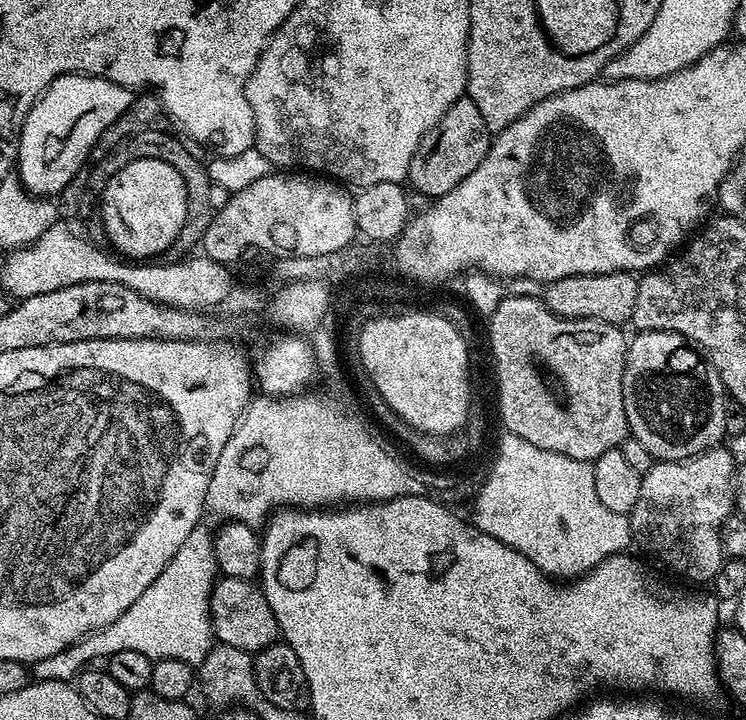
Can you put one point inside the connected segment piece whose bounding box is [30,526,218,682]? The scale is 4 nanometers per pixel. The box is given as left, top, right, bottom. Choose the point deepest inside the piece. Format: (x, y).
(172, 619)

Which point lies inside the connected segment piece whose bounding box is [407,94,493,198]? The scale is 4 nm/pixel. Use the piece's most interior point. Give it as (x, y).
(453, 148)

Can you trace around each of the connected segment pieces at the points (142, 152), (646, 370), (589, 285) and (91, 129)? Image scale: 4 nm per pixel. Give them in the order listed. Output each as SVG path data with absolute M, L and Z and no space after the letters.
M147 128L142 130L138 134L130 134L130 138L122 138L122 142L118 142L118 146L114 146L114 150L110 150L110 154L106 154L106 158L95 161L91 165L92 173L88 179L88 192L94 194L99 193L103 189L104 185L108 183L110 178L114 178L114 174L118 174L118 170L122 170L122 166L126 166L130 162L138 162L139 160L161 160L167 164L172 164L174 170L178 170L178 174L182 174L182 182L186 186L186 198L188 199L188 220L182 226L182 230L178 230L178 238L174 238L174 242L167 250L166 256L169 261L180 262L183 261L183 256L191 250L192 247L196 248L201 243L203 235L206 234L207 227L210 226L210 222L213 218L214 211L210 206L209 191L212 186L212 180L208 176L208 169L205 161L199 160L182 141L179 140L179 135L172 136L171 131L163 132L162 130L154 130L153 128Z
M637 331L636 337L628 340L628 353L624 359L624 377L622 378L622 398L626 406L626 418L628 419L628 431L631 435L638 438L638 442L642 442L642 446L646 446L646 450L650 450L650 454L657 461L661 460L688 460L691 456L697 456L699 452L705 452L707 448L715 448L725 439L724 434L724 402L726 393L724 391L724 383L720 381L718 370L714 370L714 366L709 364L707 359L695 347L690 346L690 341L682 334L674 334L673 332L642 332Z
M630 272L610 274L574 274L558 278L547 285L542 299L550 311L562 320L601 320L617 326L627 325L638 299L639 279Z
M73 74L58 77L36 99L22 126L18 177L25 191L36 197L59 197L70 178L89 163L92 147L102 130L114 126L114 122L126 114L133 99L133 89L101 76Z

